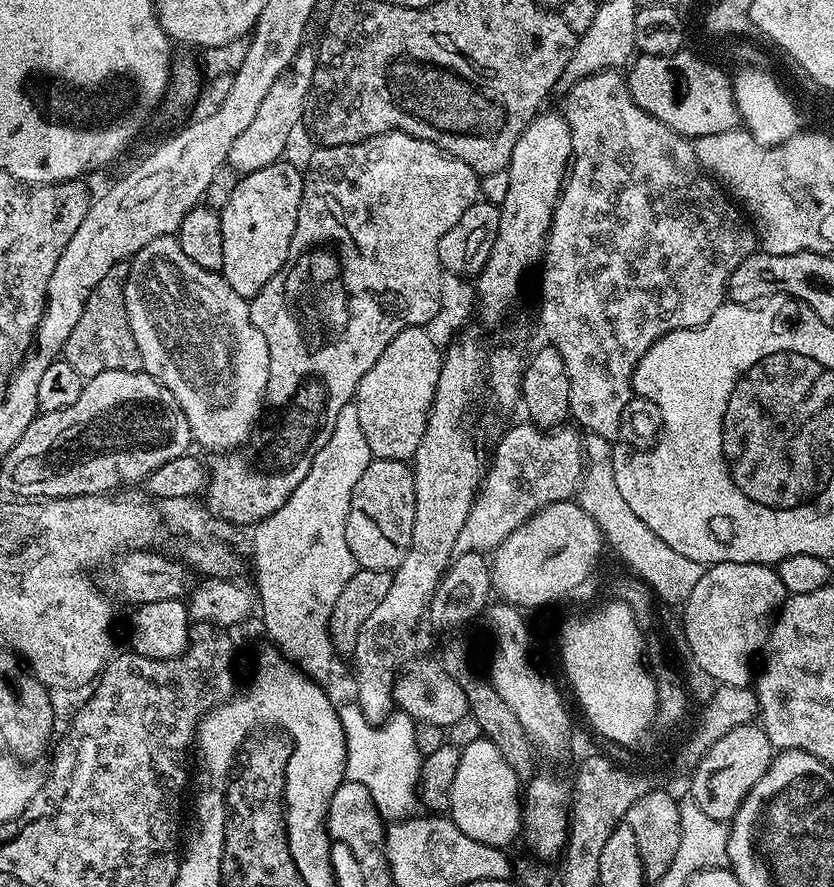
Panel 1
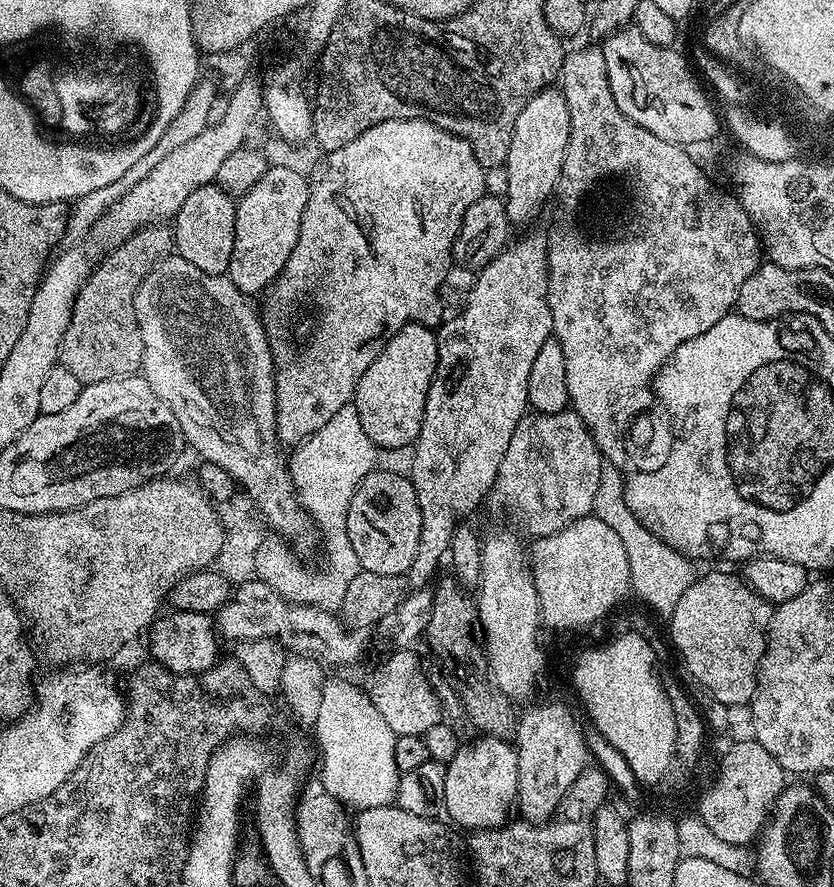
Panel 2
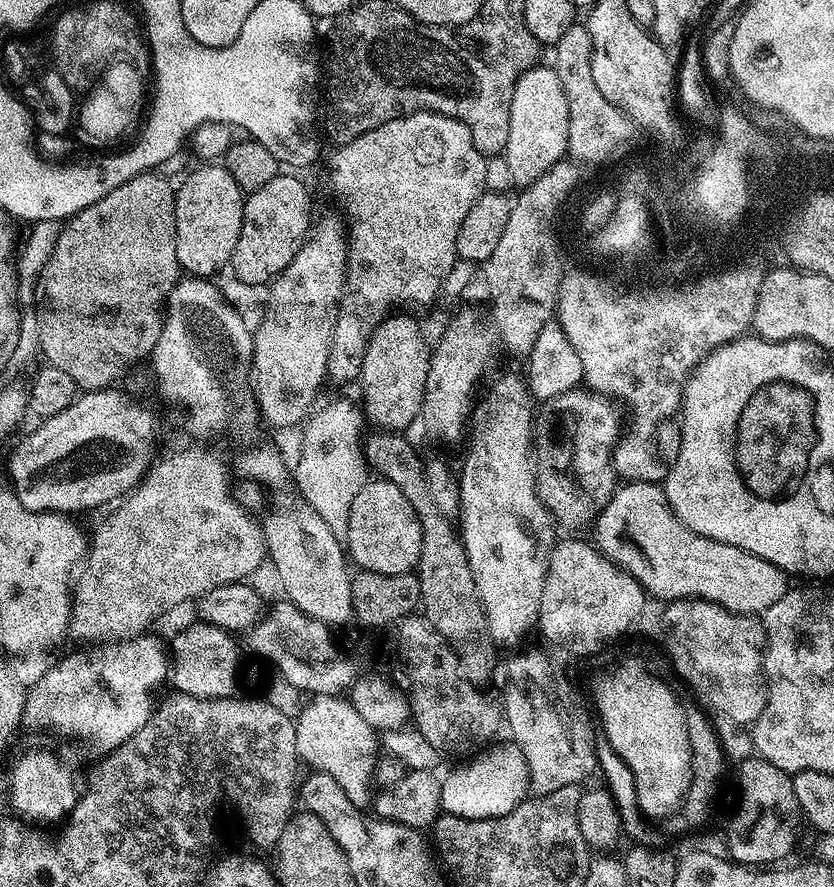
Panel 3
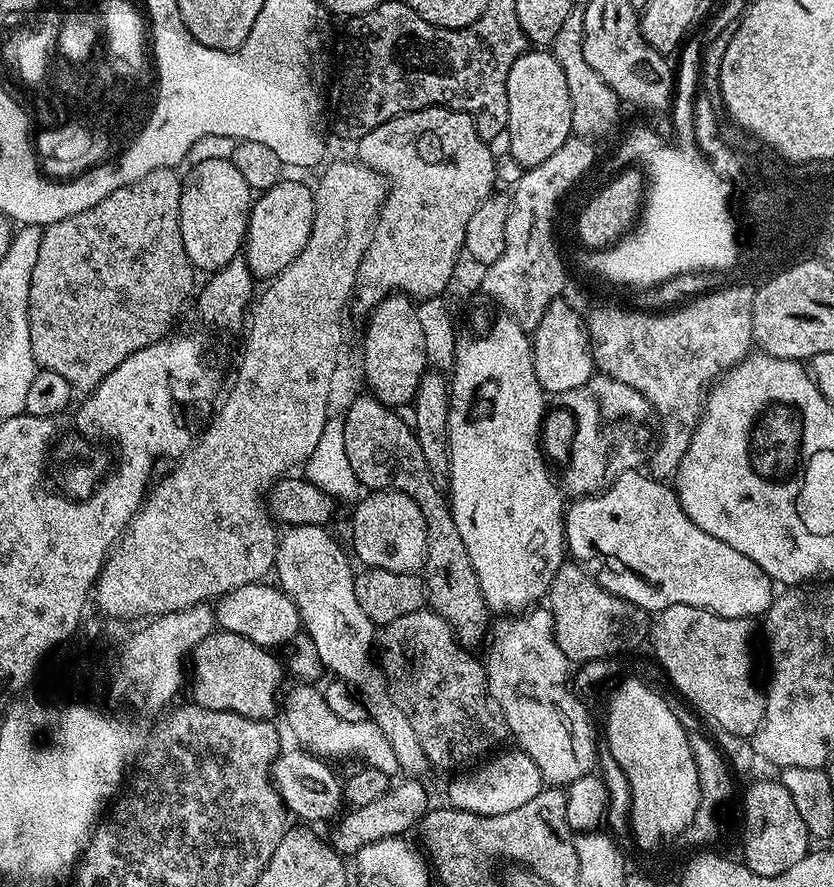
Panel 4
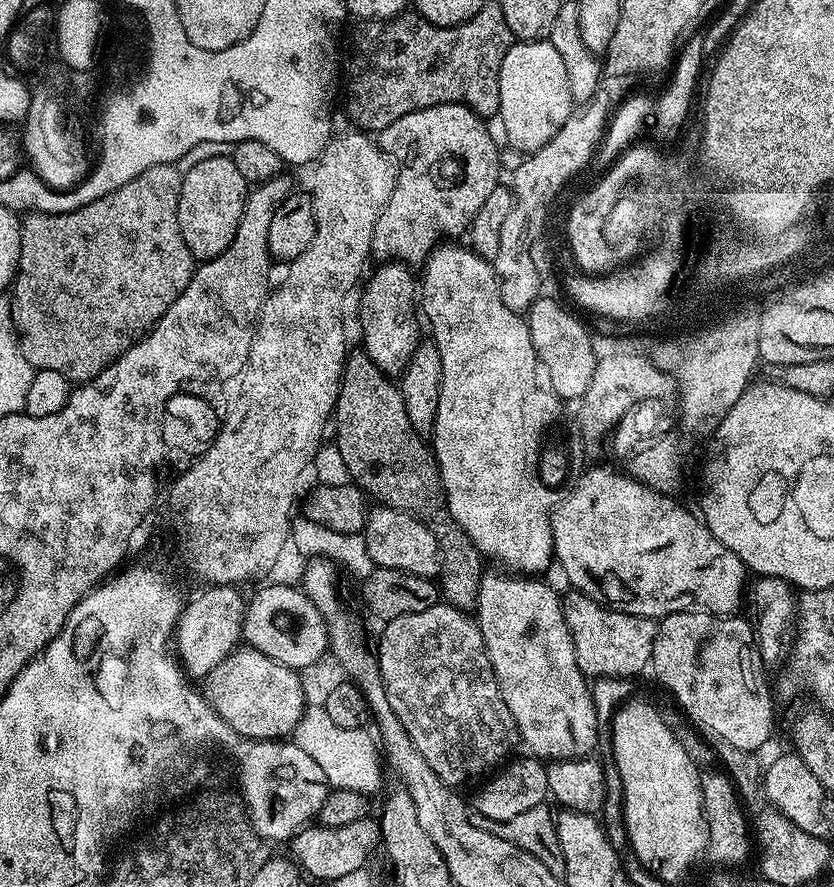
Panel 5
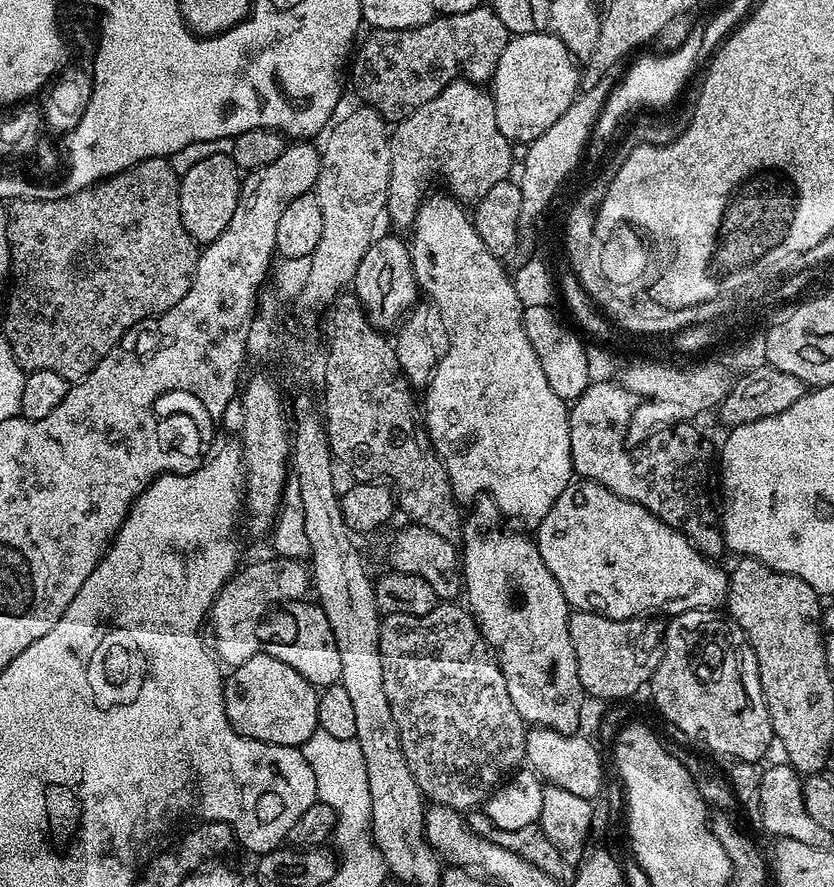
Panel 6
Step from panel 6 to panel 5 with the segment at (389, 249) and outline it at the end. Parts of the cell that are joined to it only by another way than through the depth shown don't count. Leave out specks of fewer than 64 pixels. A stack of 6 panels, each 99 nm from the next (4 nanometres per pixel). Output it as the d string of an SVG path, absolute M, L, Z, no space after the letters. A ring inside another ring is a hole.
M384 262L376 267L380 268L373 270L372 277L370 272L362 284L362 289L364 288L364 293L360 296L360 336L364 339L362 350L387 376L396 378L404 371L416 345L422 340L421 321L418 319L418 280L417 277L412 277L413 269L407 264Z

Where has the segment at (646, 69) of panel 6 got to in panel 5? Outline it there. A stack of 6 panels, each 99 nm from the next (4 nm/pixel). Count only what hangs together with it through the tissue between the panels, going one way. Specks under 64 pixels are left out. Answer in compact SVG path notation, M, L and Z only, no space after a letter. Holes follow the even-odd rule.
M691 33L689 35L690 40L681 47L679 54L677 55L675 64L673 65L672 78L670 84L666 90L659 96L654 106L654 117L649 113L652 110L652 106L649 100L644 96L636 96L637 94L629 95L617 105L617 109L614 111L607 130L606 144L598 156L598 166L602 168L606 160L610 160L624 144L628 143L628 140L633 138L639 138L642 134L642 130L648 124L652 124L656 131L662 136L673 137L682 127L686 117L690 114L690 102L692 100L692 88L696 84L700 68L702 66L702 58L704 56L704 40L698 35Z

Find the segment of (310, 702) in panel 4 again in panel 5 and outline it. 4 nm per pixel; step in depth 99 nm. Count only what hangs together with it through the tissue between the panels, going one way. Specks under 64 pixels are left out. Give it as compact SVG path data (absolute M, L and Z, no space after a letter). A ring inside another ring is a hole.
M308 706L305 707L302 718L298 722L295 732L292 733L290 740L291 743L297 744L302 750L306 750L306 754L310 754L310 758L314 758L314 762L318 762L318 766L322 766L322 774L326 774L328 783L332 788L342 788L357 794L369 794L368 792L376 792L380 788L380 760L382 764L382 752L374 739L373 733L371 736L366 731L363 727L347 729L343 726L336 726L330 720L330 715L327 714L324 706L318 706L318 708Z

